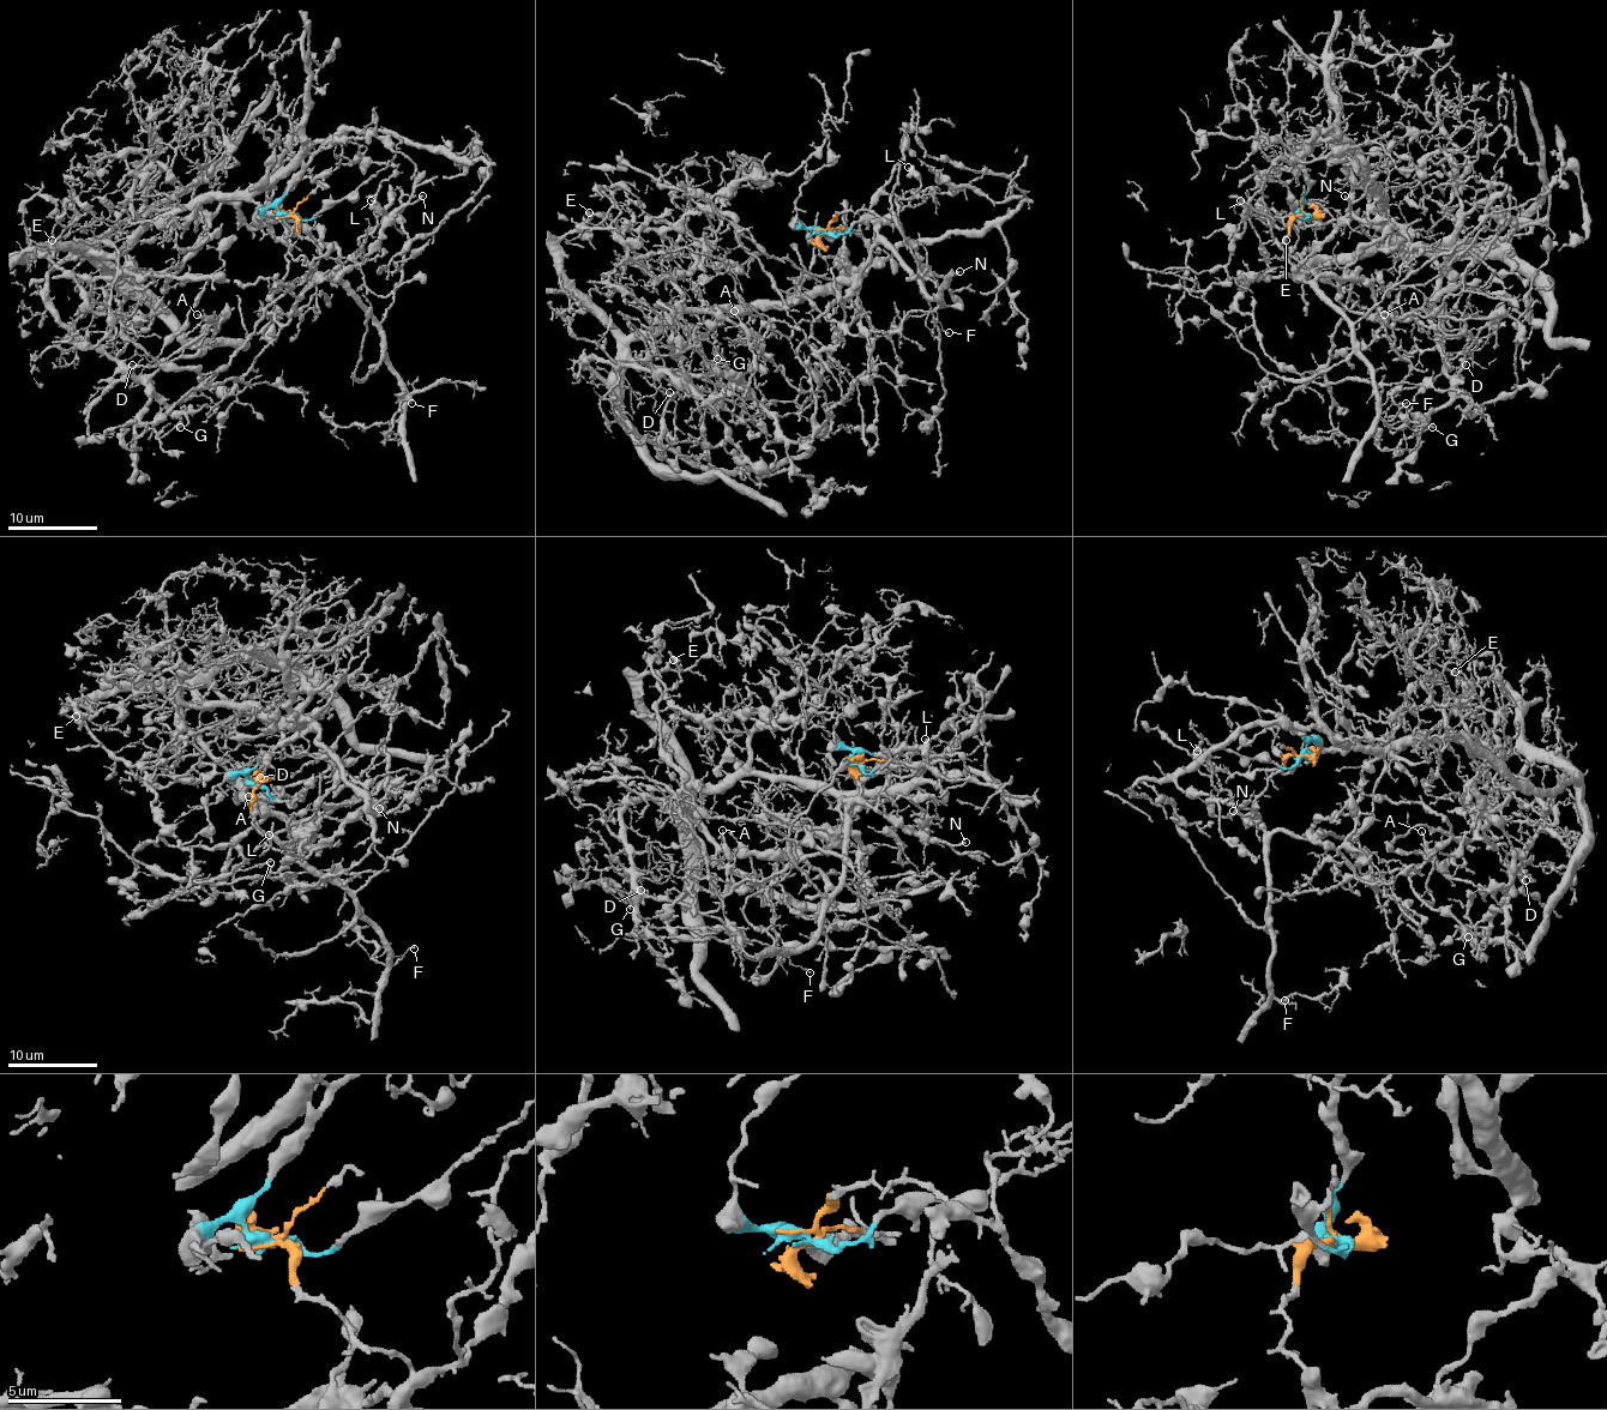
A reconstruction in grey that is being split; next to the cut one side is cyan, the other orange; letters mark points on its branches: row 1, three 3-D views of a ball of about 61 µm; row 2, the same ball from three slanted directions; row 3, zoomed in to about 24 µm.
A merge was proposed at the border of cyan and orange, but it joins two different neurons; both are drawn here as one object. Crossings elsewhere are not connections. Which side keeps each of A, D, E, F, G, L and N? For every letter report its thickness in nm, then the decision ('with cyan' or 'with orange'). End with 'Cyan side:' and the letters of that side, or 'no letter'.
A: 140 nm | with cyan
D: 100 nm | with cyan
E: 180 nm | with cyan
F: 130 nm | with orange
G: 160 nm | with cyan
L: 440 nm | with orange
N: 190 nm | with orange
Cyan side: A, D, E, G

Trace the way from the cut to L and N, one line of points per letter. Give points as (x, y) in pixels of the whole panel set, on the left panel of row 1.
L: (286, 216), (326, 257), (344, 265), (360, 263), (360, 239), (373, 229), (383, 214), (371, 200)
N: (286, 216), (290, 216), (298, 223), (300, 234), (324, 254), (344, 265), (355, 265), (393, 216), (423, 196)

